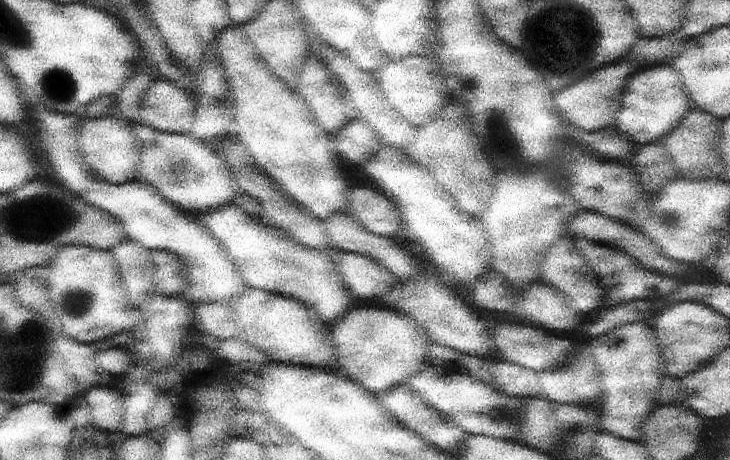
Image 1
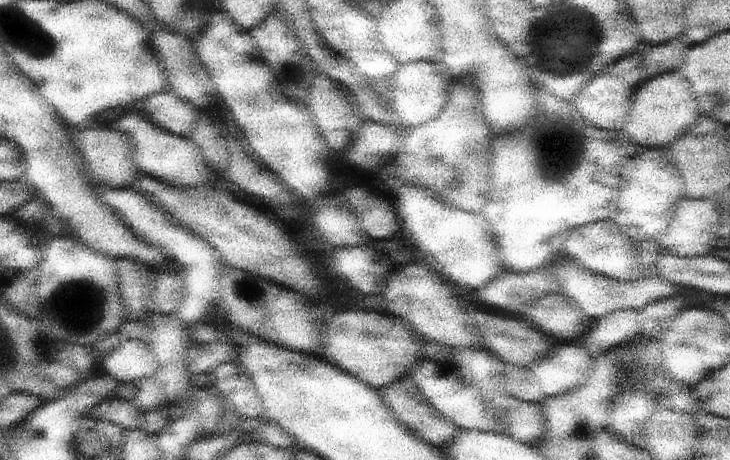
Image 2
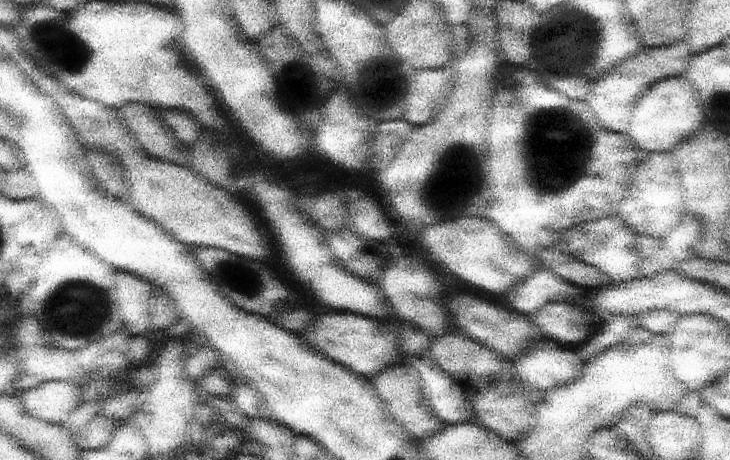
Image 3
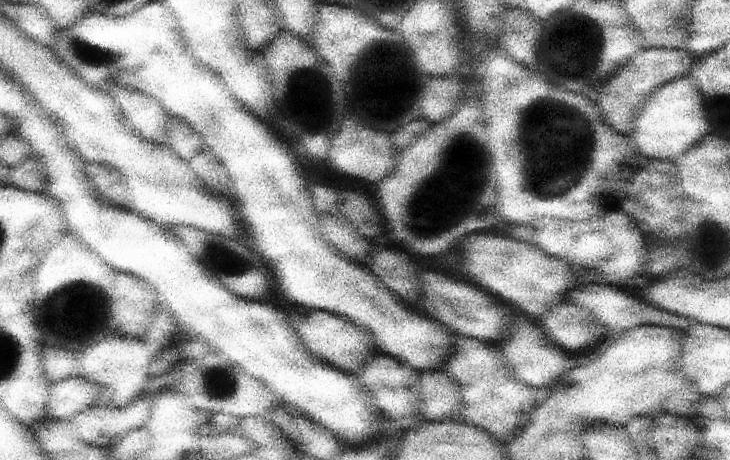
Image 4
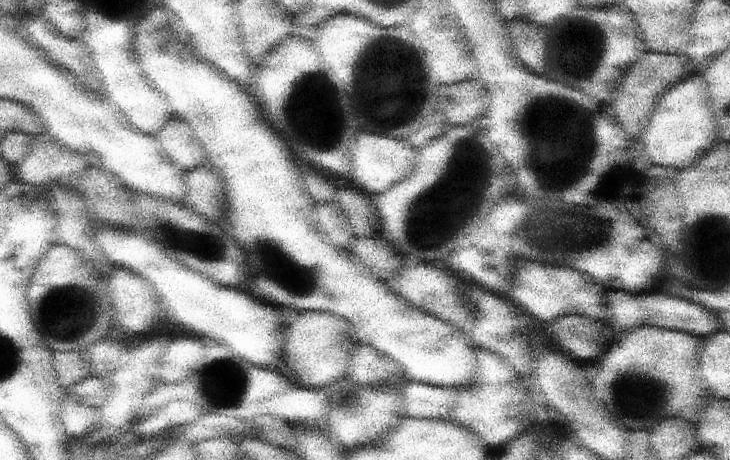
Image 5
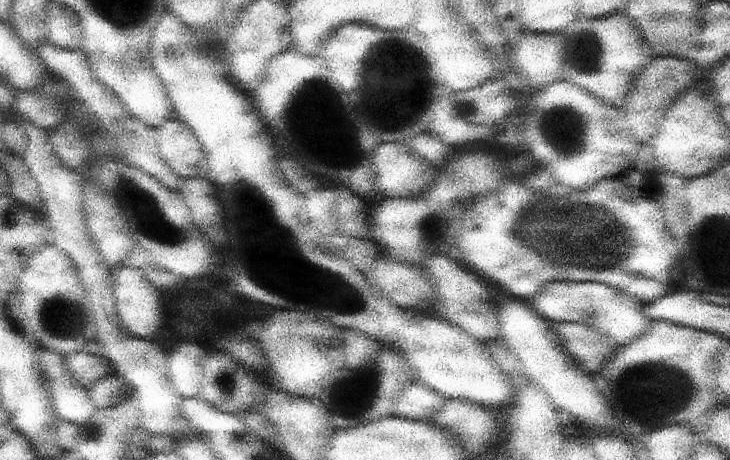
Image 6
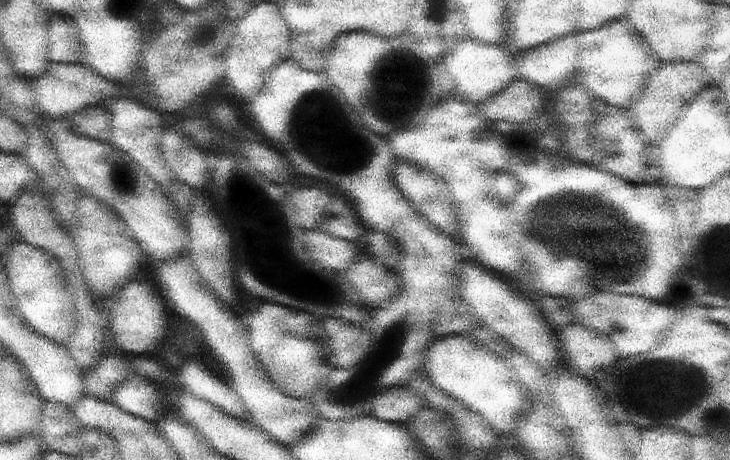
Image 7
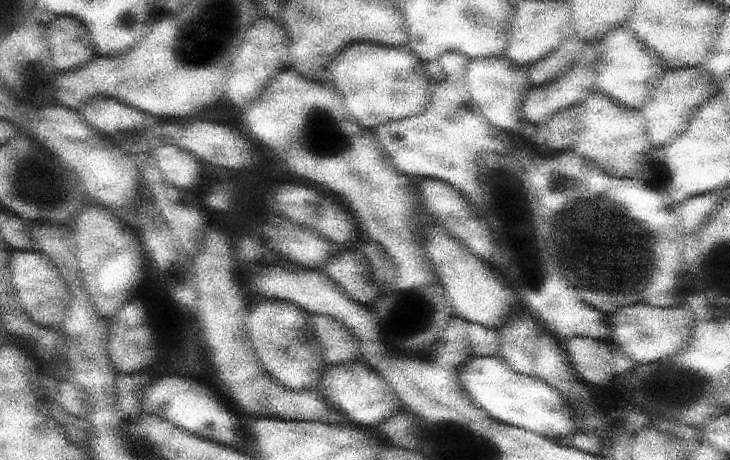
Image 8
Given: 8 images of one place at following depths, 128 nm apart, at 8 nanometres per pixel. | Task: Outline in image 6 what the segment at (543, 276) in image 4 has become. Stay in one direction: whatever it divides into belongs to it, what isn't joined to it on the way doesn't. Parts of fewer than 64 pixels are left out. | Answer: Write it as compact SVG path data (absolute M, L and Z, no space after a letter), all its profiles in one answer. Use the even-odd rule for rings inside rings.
M592 281L546 283L545 290L532 299L532 305L541 317L551 322L568 321L600 328L610 335L618 347L631 345L636 339L641 339L651 330L652 322L656 322L645 315L644 304L634 294Z

